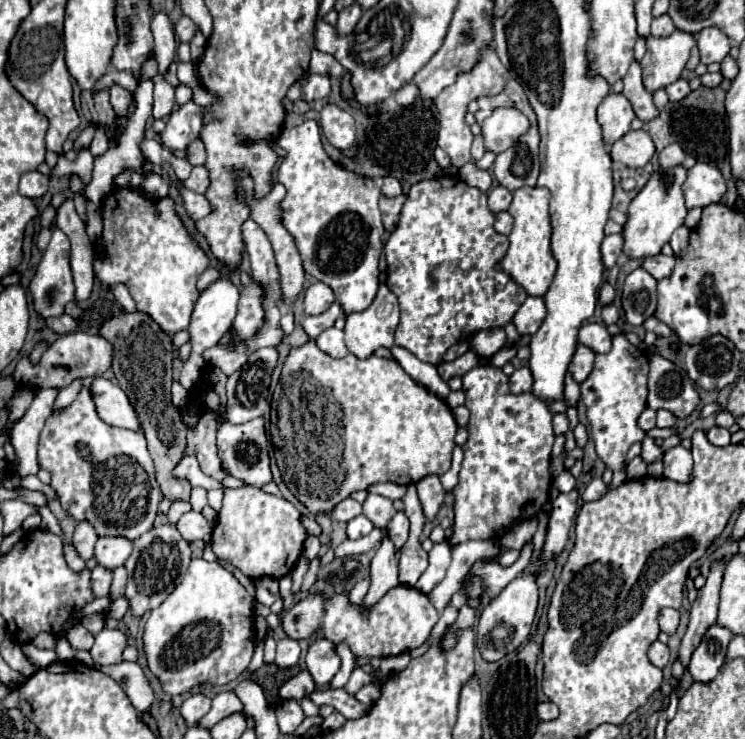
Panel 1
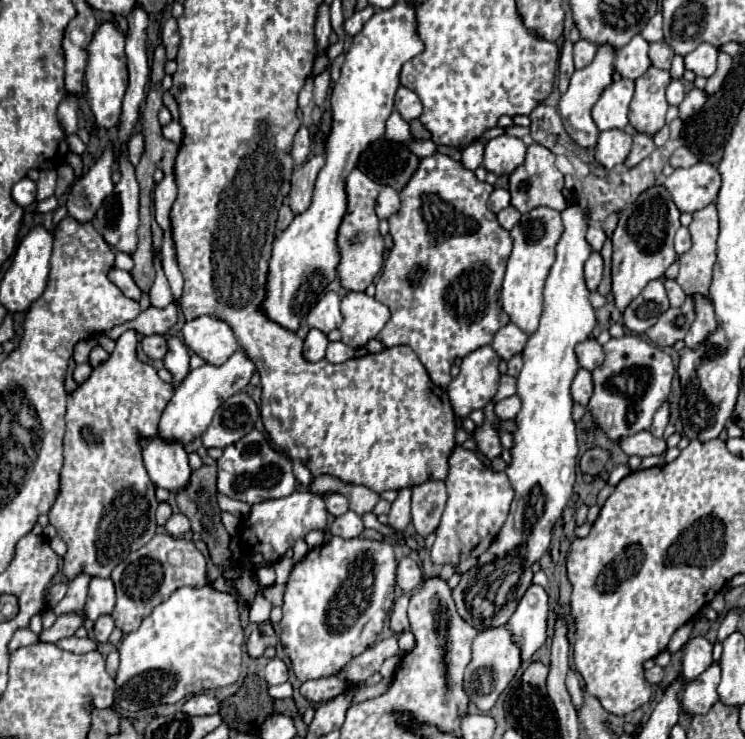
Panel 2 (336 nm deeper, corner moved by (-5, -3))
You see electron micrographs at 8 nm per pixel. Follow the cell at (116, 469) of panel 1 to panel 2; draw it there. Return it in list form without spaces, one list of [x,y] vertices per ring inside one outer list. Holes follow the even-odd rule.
[[[136,331],[122,333],[108,361],[98,365],[92,375],[82,385],[78,385],[74,393],[68,395],[64,467],[60,471],[58,497],[48,513],[50,523],[68,545],[64,555],[64,575],[68,579],[82,571],[92,577],[110,577],[112,569],[122,563],[128,553],[140,549],[156,535],[156,509],[160,503],[156,499],[156,487],[142,463],[138,435],[154,435],[158,431],[158,419],[170,401],[174,387],[164,383],[152,365],[138,361],[136,347]]]

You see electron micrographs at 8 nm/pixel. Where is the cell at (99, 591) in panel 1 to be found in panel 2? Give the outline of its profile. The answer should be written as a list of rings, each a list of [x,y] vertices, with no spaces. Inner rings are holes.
[[[64,613],[62,617],[56,619],[56,623],[50,629],[44,629],[40,633],[40,641],[46,643],[56,643],[62,637],[72,637],[78,627],[82,627],[86,621],[86,613]]]

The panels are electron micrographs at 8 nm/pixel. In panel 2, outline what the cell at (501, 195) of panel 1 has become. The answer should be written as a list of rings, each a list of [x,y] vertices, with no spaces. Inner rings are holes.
[[[494,189],[494,193],[488,199],[488,209],[492,213],[500,213],[506,207],[510,207],[510,193],[506,189]]]

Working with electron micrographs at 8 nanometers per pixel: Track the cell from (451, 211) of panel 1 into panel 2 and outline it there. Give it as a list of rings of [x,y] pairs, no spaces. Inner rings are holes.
[[[434,153],[420,161],[418,171],[400,193],[402,207],[388,219],[394,247],[384,261],[382,275],[376,283],[376,299],[390,307],[390,321],[378,333],[386,347],[408,345],[416,351],[430,379],[446,389],[452,381],[450,367],[454,359],[466,357],[478,347],[490,345],[494,333],[510,323],[510,317],[500,305],[500,287],[510,257],[512,239],[506,229],[496,221],[496,215],[486,207],[494,187],[476,179],[472,171],[448,155]]]

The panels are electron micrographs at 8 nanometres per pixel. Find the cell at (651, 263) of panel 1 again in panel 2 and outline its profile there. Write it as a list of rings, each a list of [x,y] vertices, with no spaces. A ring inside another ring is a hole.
[[[662,277],[662,283],[664,283],[666,291],[668,291],[670,305],[672,305],[672,307],[680,307],[680,305],[684,303],[684,299],[686,299],[686,295],[684,295],[682,287],[680,287],[674,279],[668,279],[668,277]]]

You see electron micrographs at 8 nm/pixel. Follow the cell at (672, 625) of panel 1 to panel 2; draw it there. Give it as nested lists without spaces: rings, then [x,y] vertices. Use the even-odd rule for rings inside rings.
[[[700,635],[690,637],[684,645],[684,663],[682,663],[686,681],[696,679],[710,663],[712,663],[712,643],[708,643]]]

